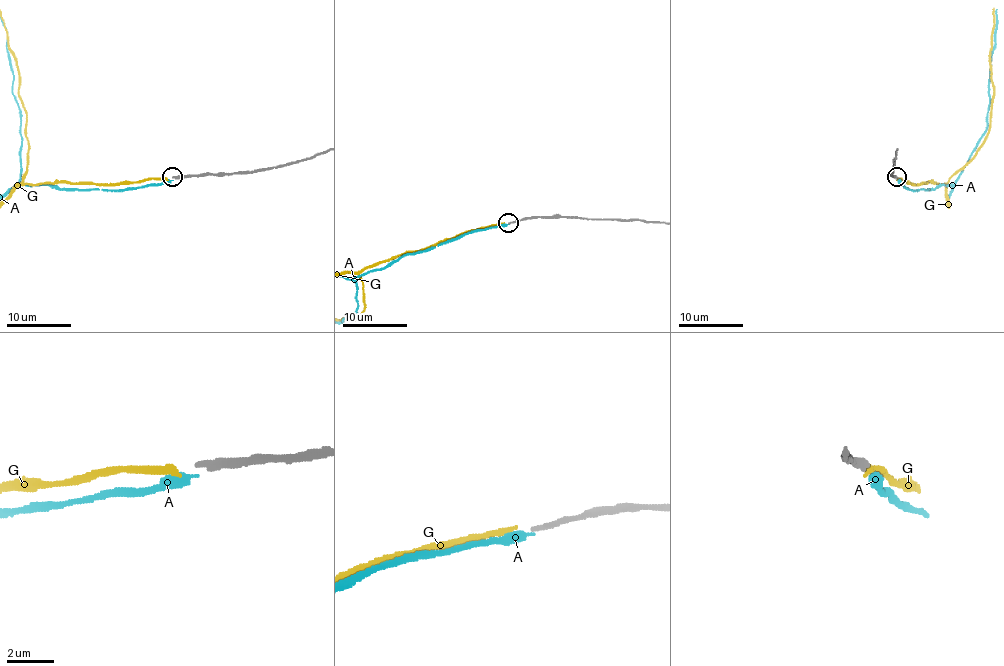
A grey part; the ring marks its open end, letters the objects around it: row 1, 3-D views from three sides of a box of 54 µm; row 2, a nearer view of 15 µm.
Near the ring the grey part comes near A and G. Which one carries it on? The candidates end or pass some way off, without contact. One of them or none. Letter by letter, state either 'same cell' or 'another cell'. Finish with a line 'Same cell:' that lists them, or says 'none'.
A: another cell
G: same cell
Same cell: G

